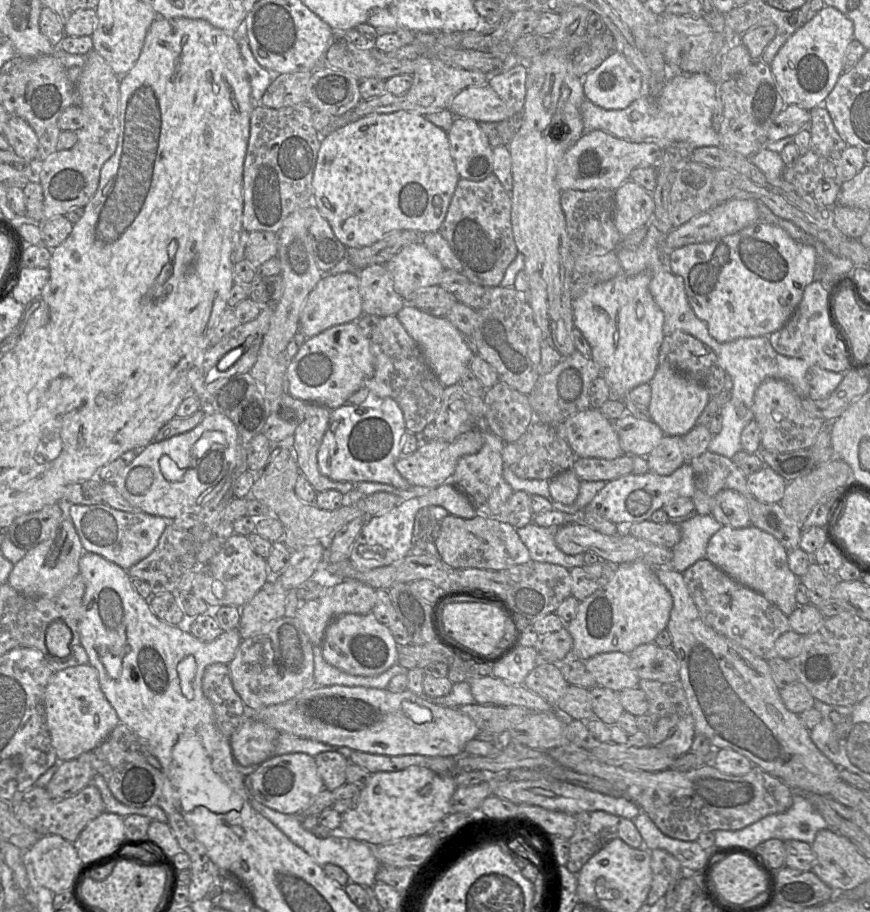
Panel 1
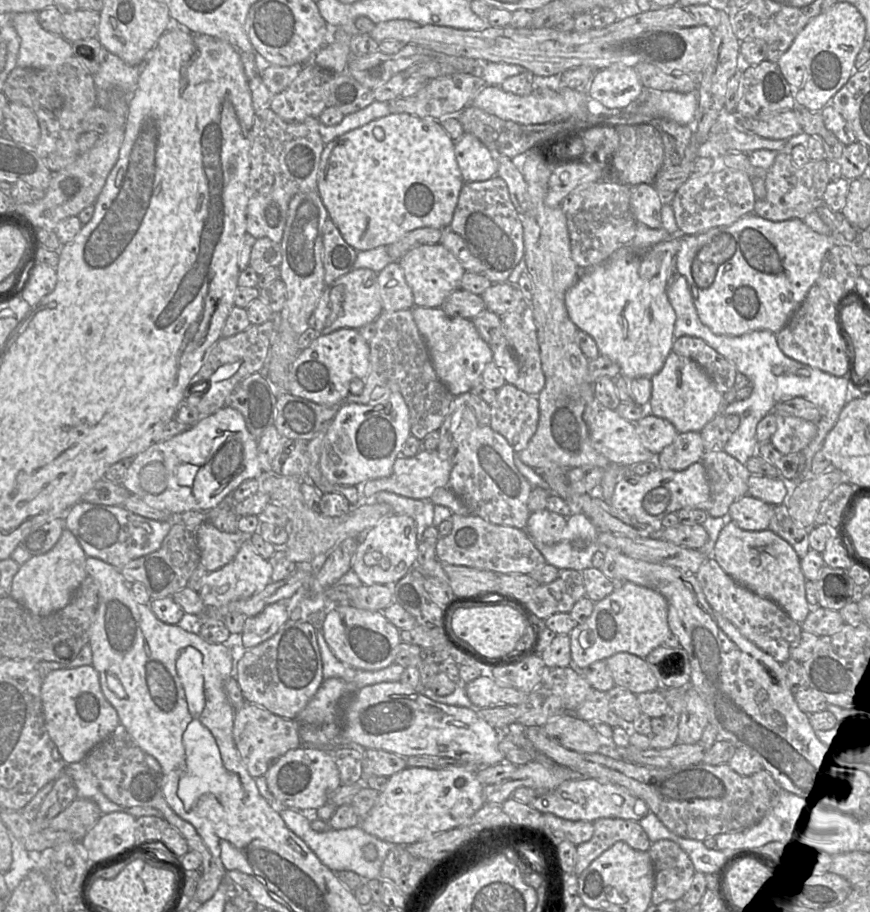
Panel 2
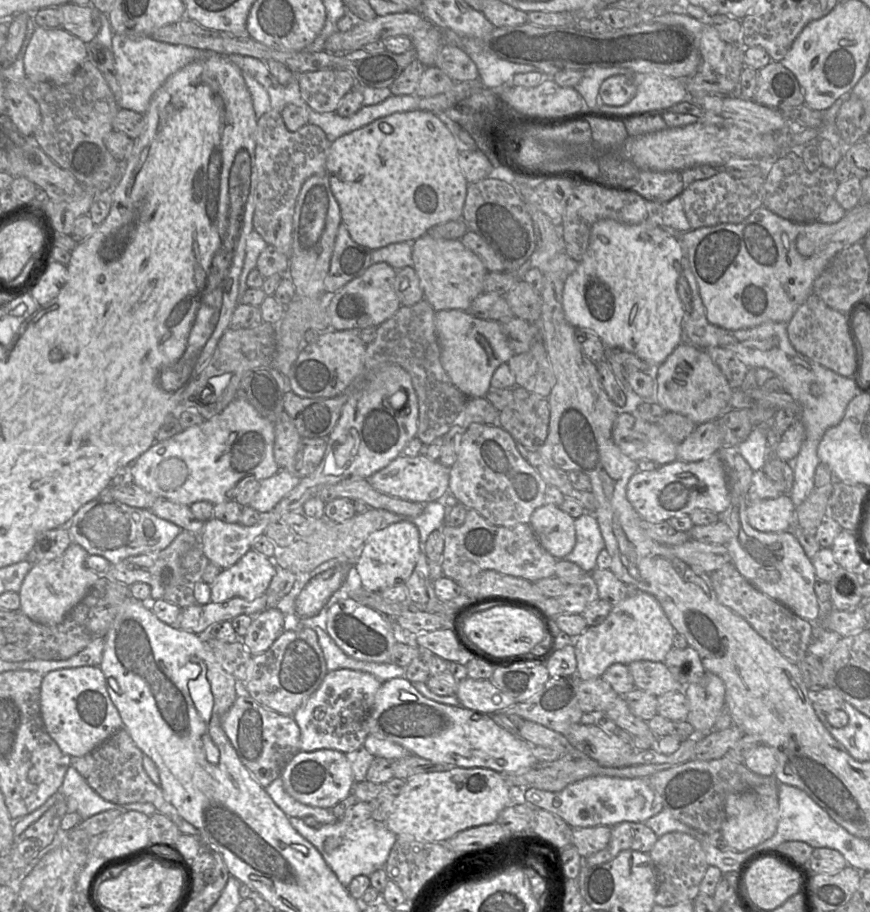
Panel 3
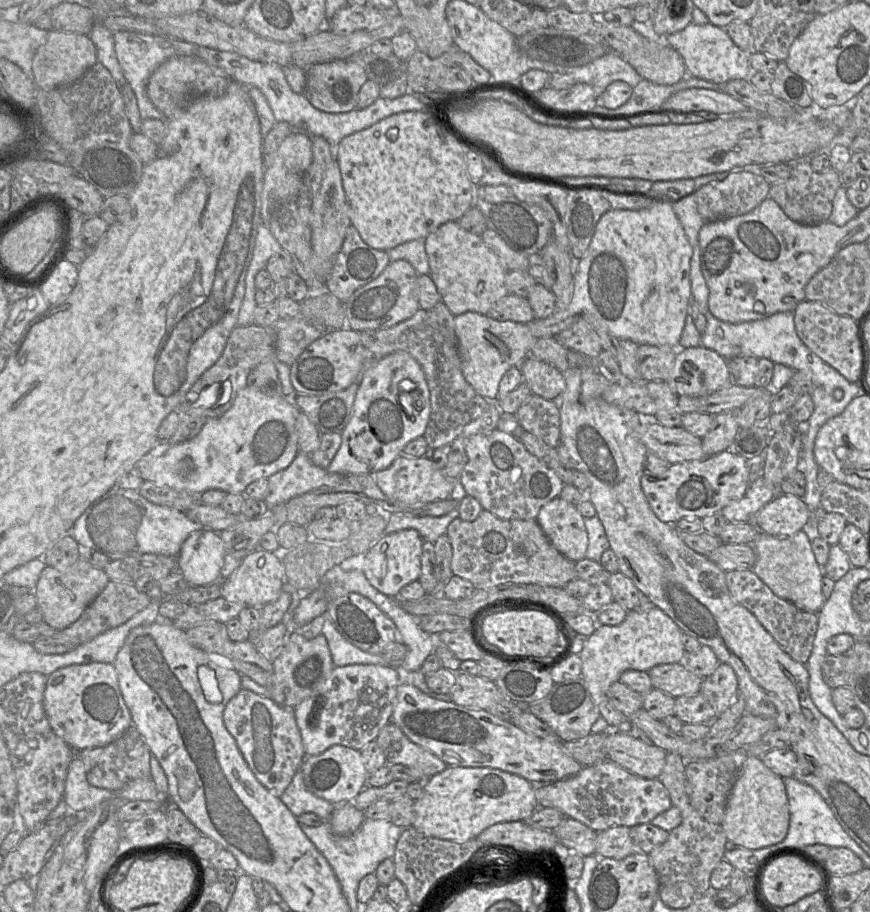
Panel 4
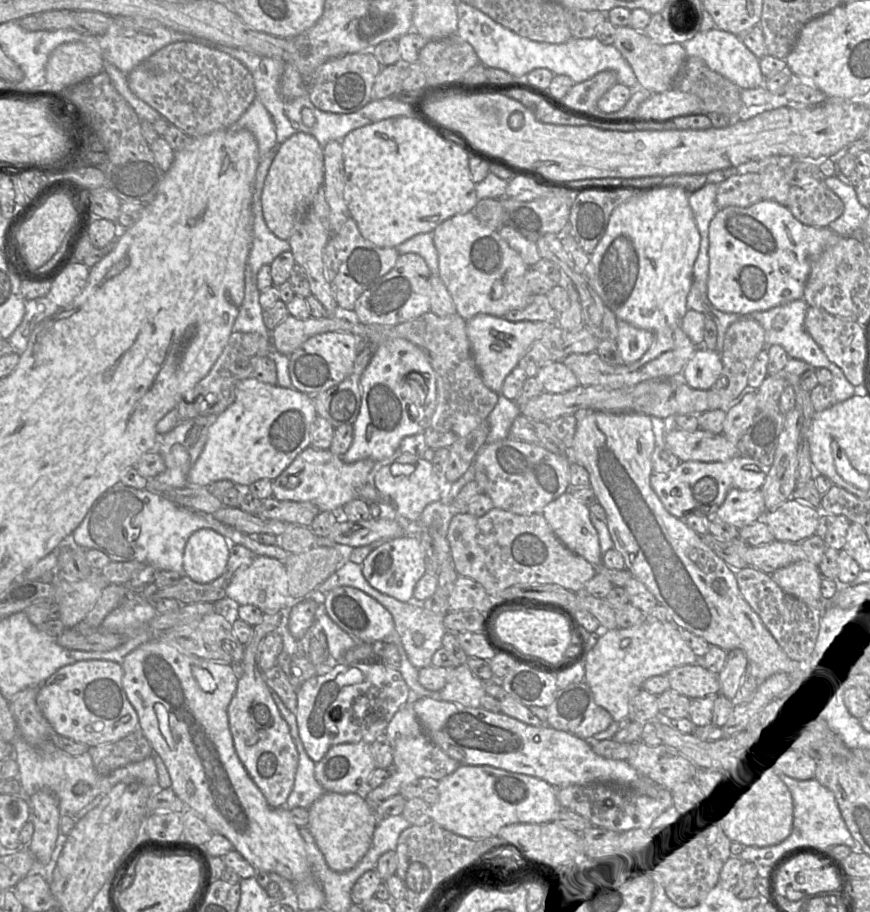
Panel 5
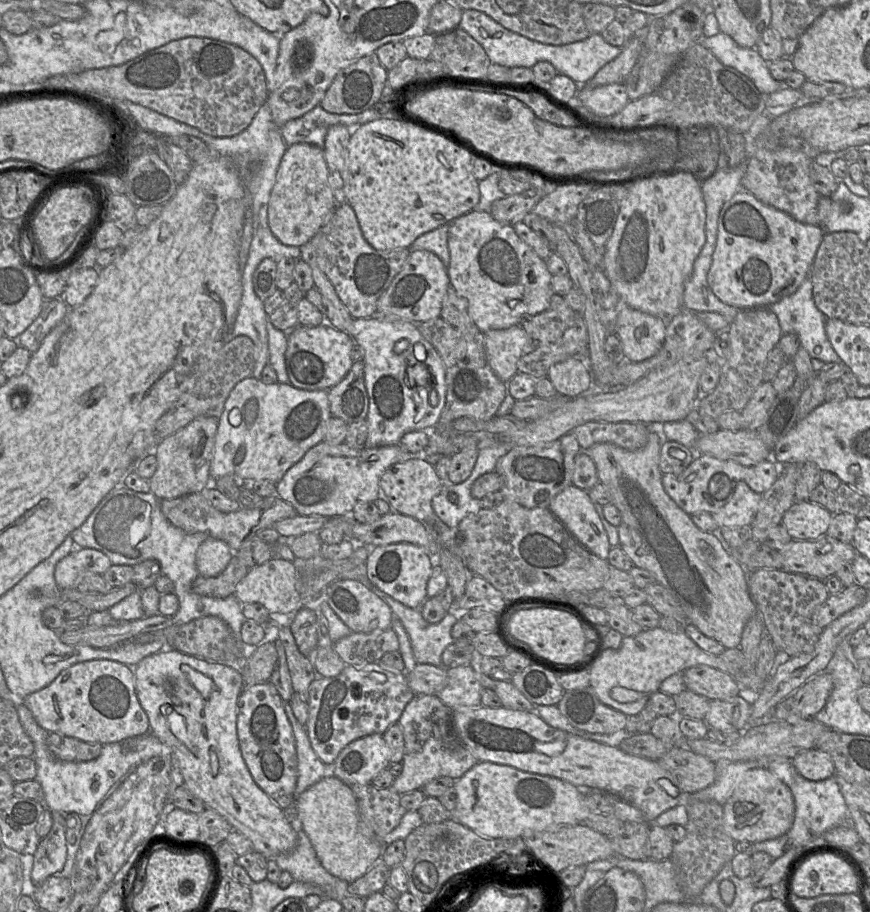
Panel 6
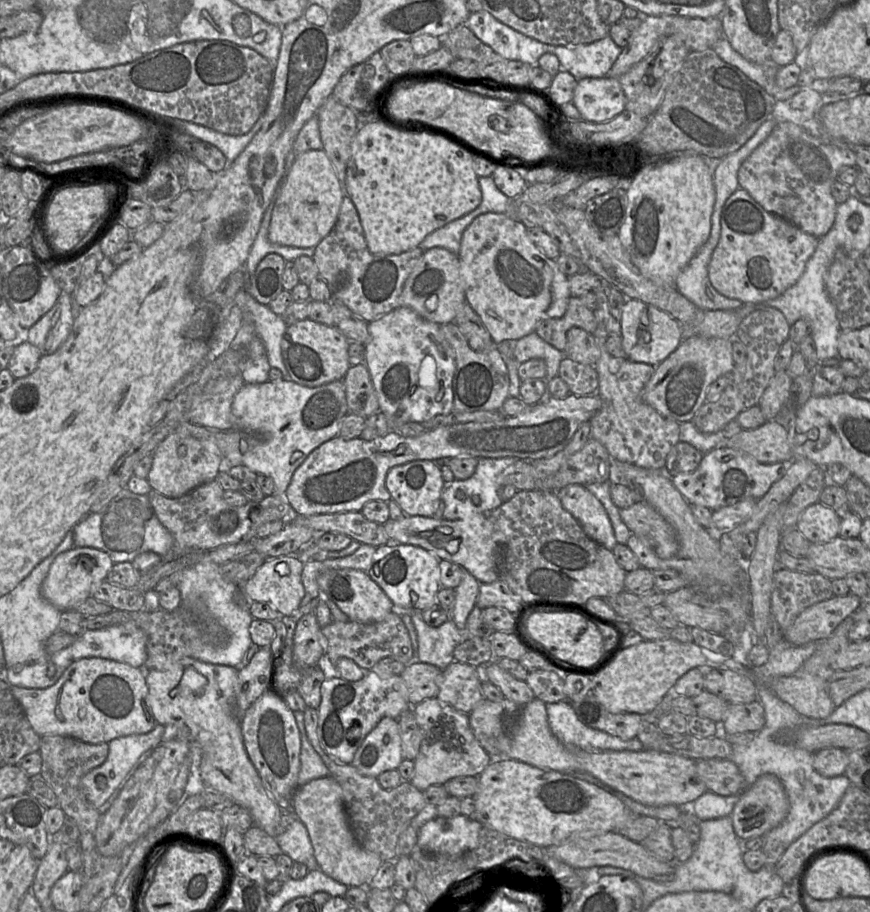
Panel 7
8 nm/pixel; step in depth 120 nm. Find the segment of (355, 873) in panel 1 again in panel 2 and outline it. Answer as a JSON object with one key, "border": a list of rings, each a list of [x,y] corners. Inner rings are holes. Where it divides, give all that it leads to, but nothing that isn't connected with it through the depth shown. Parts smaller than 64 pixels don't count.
{"border":[[[265,776],[255,778],[260,794],[279,812],[280,816],[298,837],[317,855],[319,860],[333,872],[353,871],[365,881],[380,878],[382,865],[393,845],[383,841],[356,826],[347,829],[330,829],[327,832],[316,832],[311,828],[311,821],[317,820],[317,809],[297,810],[282,805],[270,792]]]}

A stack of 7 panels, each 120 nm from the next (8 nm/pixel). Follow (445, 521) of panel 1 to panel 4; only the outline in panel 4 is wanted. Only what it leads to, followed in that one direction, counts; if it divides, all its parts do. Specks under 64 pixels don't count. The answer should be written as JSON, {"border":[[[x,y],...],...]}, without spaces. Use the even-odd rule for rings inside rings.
{"border":[[[482,510],[479,516],[474,521],[464,521],[459,517],[454,519],[448,526],[446,535],[452,546],[452,559],[451,559],[451,570],[453,575],[457,575],[470,581],[476,589],[484,589],[492,586],[497,586],[504,583],[525,583],[525,584],[538,584],[547,585],[553,587],[563,588],[569,581],[577,578],[575,570],[575,562],[569,560],[563,556],[549,541],[541,527],[536,520],[516,520],[516,519],[501,519],[492,514],[488,510]]]}

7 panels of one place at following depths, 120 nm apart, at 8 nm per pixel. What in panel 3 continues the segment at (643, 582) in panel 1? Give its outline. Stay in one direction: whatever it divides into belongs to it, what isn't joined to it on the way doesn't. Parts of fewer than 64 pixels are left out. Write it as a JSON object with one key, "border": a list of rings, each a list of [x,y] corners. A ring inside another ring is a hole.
{"border":[[[639,591],[635,595],[627,596],[613,606],[601,624],[588,627],[575,638],[577,676],[582,680],[599,678],[615,663],[628,665],[641,660],[663,662],[673,647],[676,633],[662,606],[653,595]]]}

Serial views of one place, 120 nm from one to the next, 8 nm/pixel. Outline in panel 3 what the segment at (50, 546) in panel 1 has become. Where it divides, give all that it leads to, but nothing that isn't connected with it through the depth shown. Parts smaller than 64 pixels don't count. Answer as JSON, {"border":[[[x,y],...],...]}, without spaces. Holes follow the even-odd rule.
{"border":[[[72,542],[59,558],[33,564],[18,592],[21,612],[42,625],[52,626],[62,622],[99,578],[86,564],[88,555],[80,545]]]}

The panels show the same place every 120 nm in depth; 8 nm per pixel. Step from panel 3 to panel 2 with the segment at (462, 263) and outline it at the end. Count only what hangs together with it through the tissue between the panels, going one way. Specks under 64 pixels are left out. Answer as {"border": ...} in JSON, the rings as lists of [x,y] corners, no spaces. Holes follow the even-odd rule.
{"border":[[[440,243],[411,248],[397,262],[412,290],[414,305],[423,308],[440,308],[453,291],[460,289],[462,276],[466,272],[458,259]]]}

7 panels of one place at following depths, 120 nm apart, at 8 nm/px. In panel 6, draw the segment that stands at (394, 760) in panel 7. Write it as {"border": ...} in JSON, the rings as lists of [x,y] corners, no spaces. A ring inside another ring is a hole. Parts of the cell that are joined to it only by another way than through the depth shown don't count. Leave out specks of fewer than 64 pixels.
{"border":[[[371,734],[360,739],[354,740],[341,750],[333,764],[327,765],[330,767],[330,772],[348,785],[367,785],[370,784],[373,778],[383,769],[387,769],[390,762],[390,749],[387,746],[382,734]]]}

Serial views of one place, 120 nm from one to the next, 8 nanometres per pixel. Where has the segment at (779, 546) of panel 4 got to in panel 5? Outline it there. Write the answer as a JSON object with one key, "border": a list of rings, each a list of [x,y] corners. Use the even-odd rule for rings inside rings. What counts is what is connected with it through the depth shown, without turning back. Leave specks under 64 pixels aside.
{"border":[[[800,561],[779,568],[770,575],[785,593],[798,598],[811,607],[820,607],[823,578],[818,566]]]}

